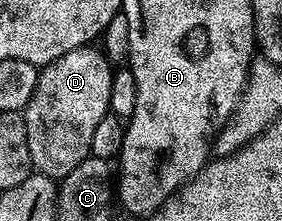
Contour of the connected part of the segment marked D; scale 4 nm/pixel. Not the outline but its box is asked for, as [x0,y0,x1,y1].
[22,45,112,179]

